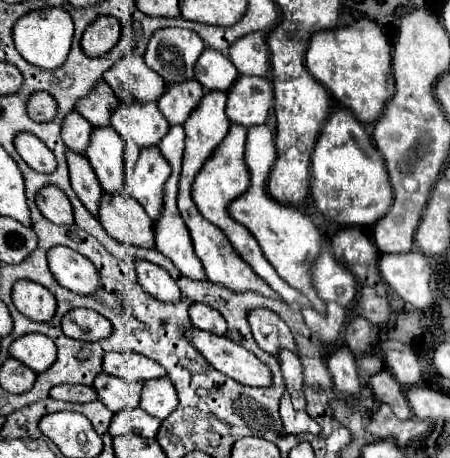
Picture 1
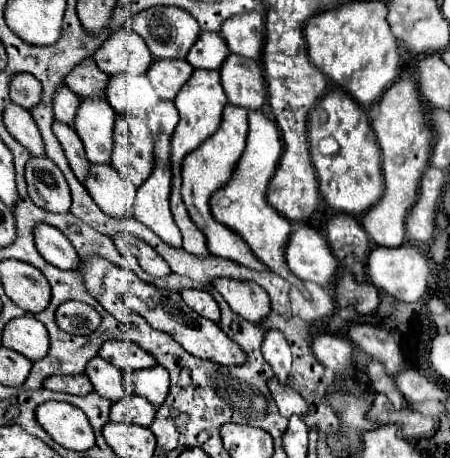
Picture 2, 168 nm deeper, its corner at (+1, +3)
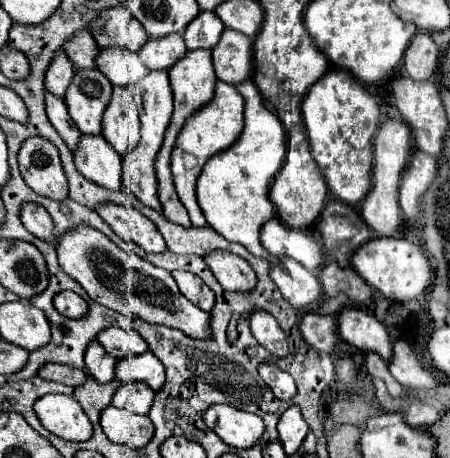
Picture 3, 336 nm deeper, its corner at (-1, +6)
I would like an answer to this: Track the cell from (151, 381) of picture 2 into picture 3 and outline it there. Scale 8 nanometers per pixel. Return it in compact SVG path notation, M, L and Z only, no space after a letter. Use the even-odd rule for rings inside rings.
M146 352L142 356L130 356L116 364L116 378L120 382L146 382L154 392L162 390L160 386L166 380L164 364L152 354Z

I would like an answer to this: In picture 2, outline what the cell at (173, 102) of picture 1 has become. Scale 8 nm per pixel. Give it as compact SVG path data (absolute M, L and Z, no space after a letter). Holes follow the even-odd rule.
M154 59L148 67L146 77L150 79L160 99L172 101L192 71L194 67L186 59Z

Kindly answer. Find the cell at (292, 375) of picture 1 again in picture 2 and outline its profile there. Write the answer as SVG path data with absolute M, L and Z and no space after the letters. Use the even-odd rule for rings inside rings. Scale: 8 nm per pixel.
M268 329L264 333L262 341L262 355L274 369L276 377L280 383L288 383L288 373L290 373L290 363L292 363L292 353L290 345L284 339L284 335L278 329Z

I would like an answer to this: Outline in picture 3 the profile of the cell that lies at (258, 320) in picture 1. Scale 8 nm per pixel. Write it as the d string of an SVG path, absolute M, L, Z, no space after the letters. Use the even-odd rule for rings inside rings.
M210 252L204 262L228 292L250 292L258 284L250 264L232 252Z

